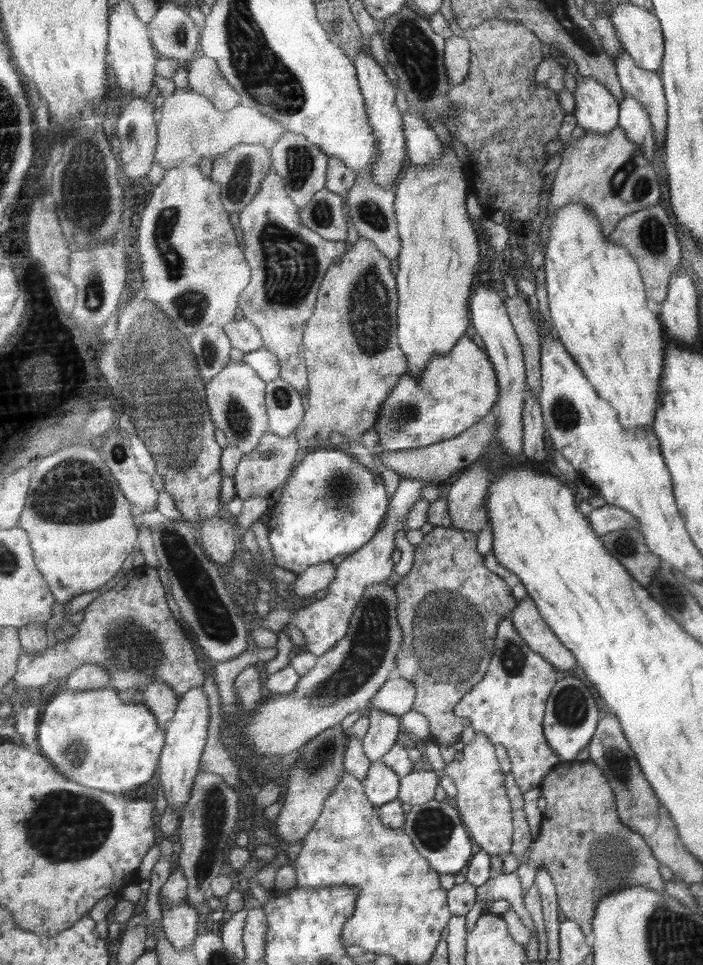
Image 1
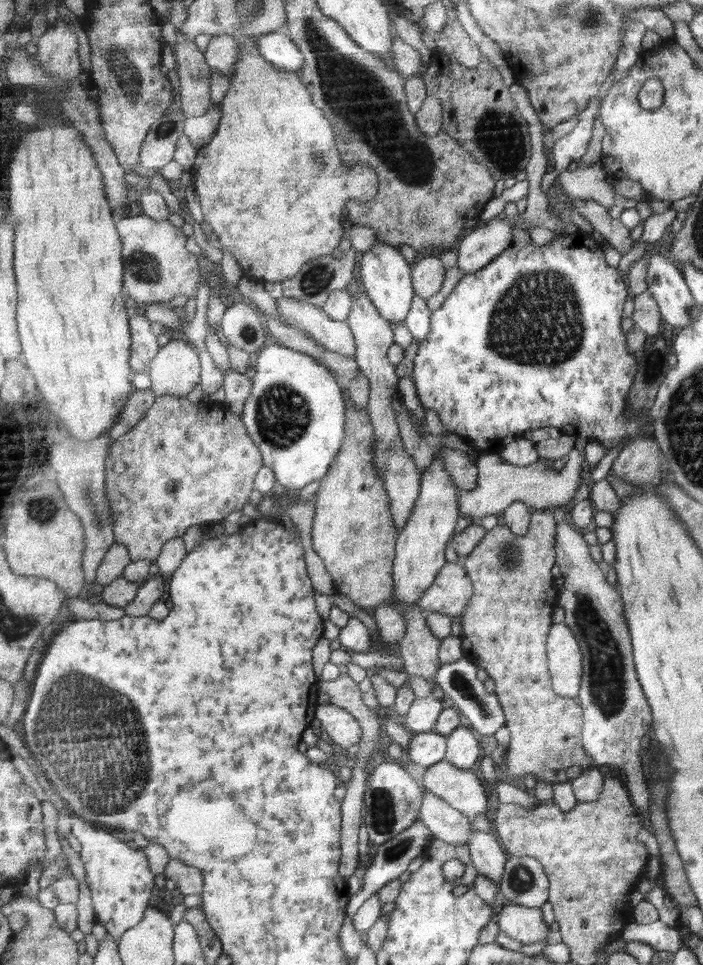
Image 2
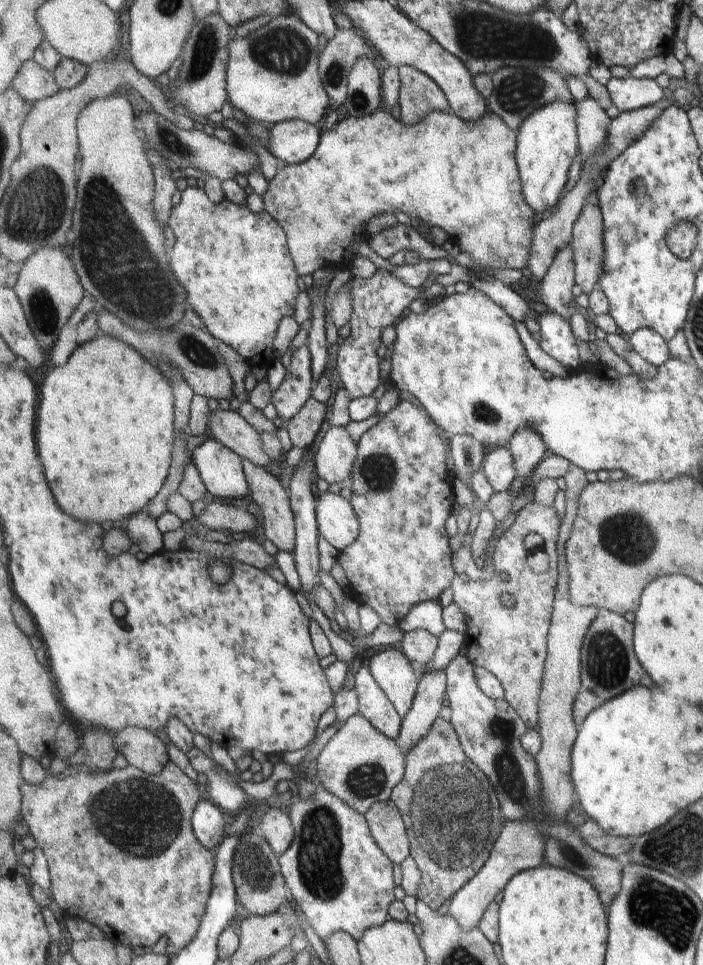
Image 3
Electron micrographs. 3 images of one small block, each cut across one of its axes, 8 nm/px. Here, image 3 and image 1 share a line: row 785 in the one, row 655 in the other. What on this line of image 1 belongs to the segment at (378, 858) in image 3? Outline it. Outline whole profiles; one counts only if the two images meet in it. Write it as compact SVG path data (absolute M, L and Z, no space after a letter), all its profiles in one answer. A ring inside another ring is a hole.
M411 477L400 478L399 485L390 501L390 509L383 527L362 549L339 563L337 579L327 588L327 595L323 599L316 600L294 613L291 625L297 626L305 633L307 637L305 650L311 651L317 657L323 656L331 652L331 649L347 636L347 631L351 628L353 613L358 608L359 601L366 596L367 588L389 580L395 568L395 562L391 558L397 550L397 544L395 544L397 534L407 531L405 526L407 526L407 516L411 512L411 506L415 506L419 498L423 499L423 488L430 484L434 483Z

